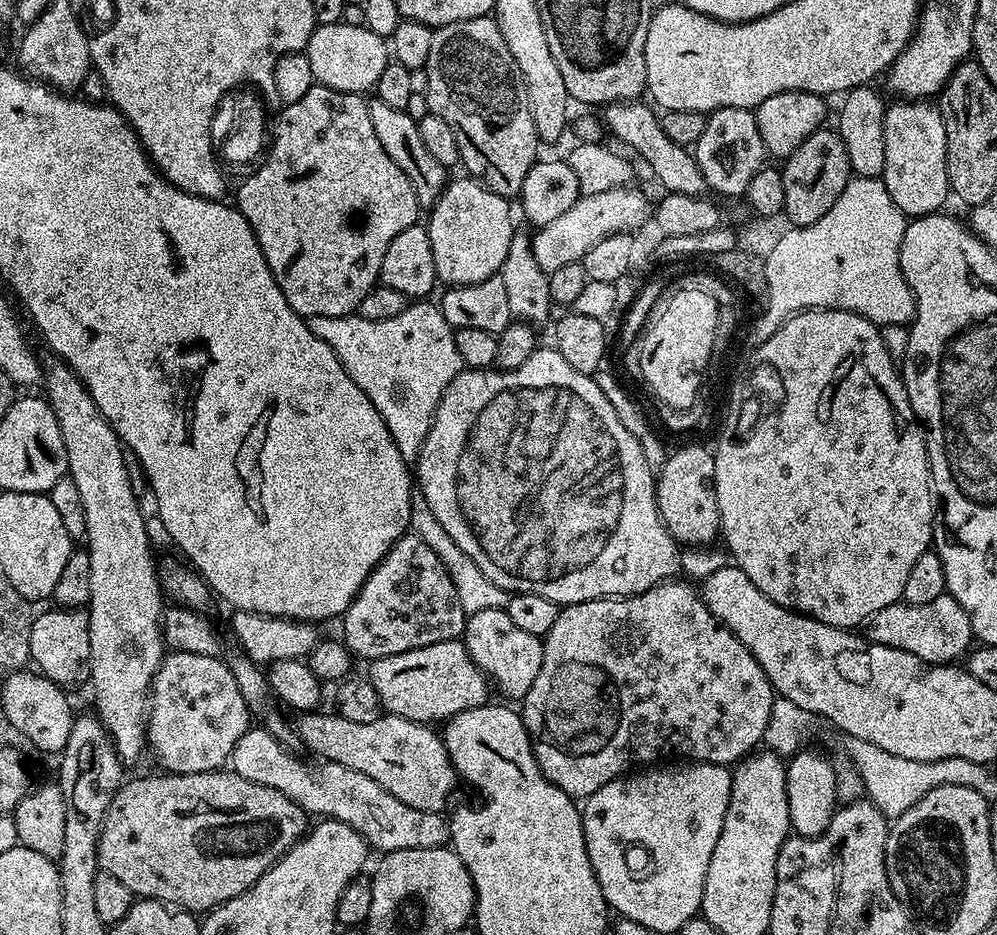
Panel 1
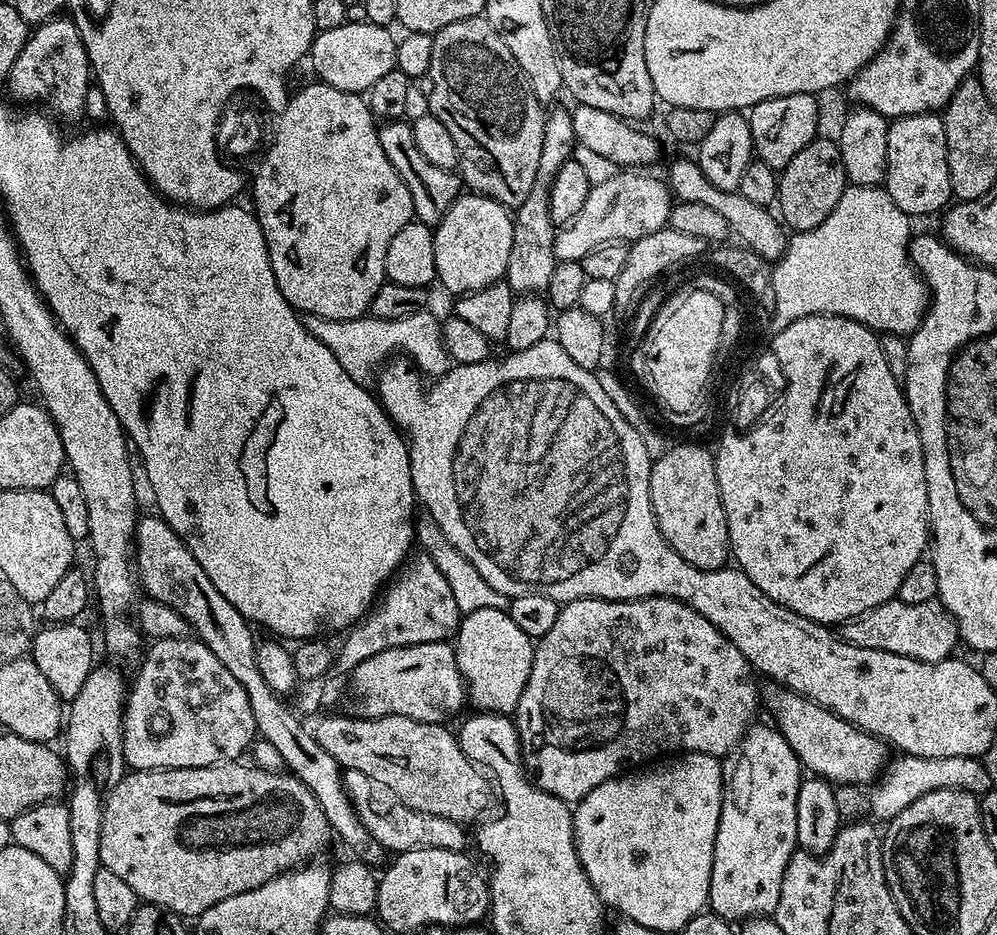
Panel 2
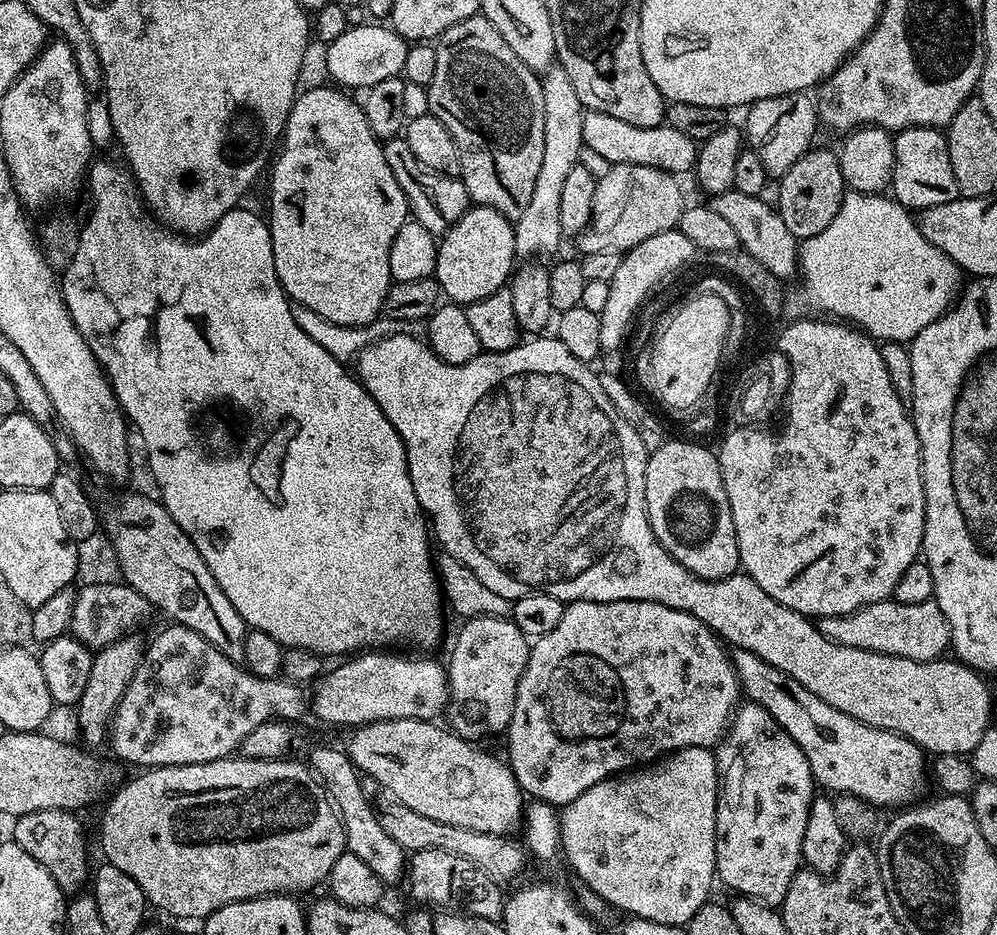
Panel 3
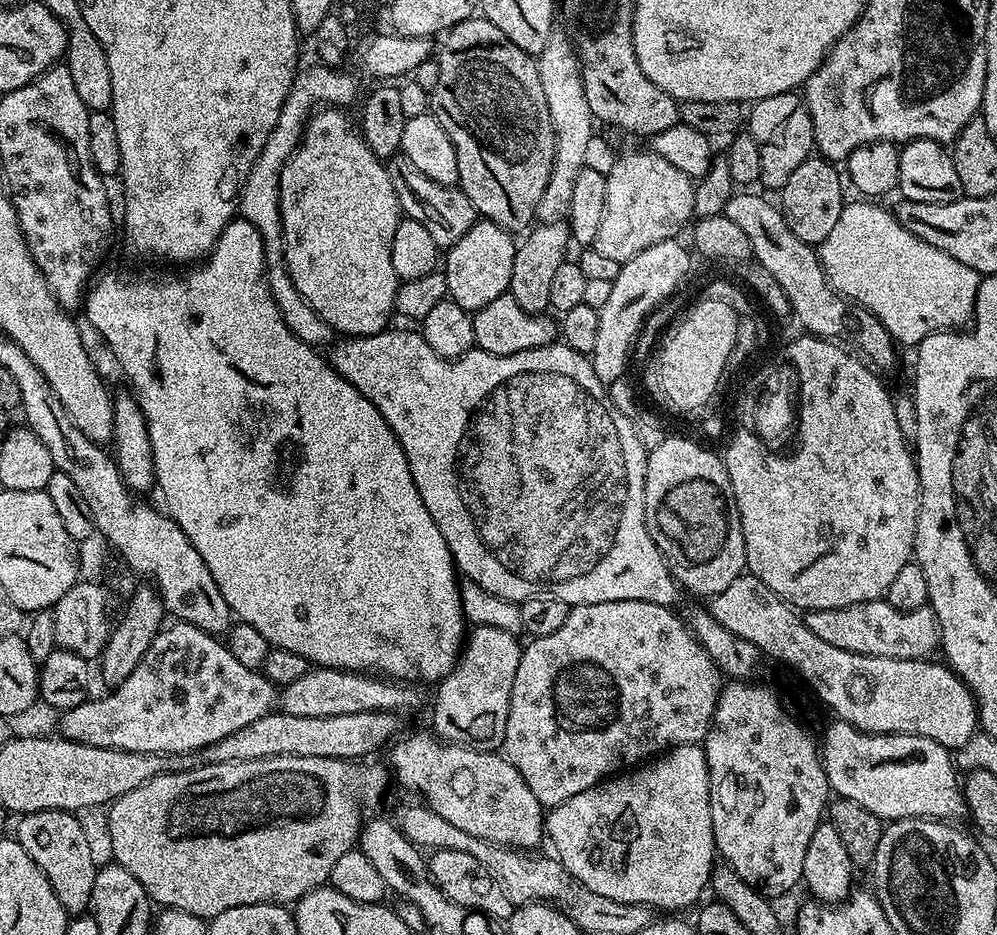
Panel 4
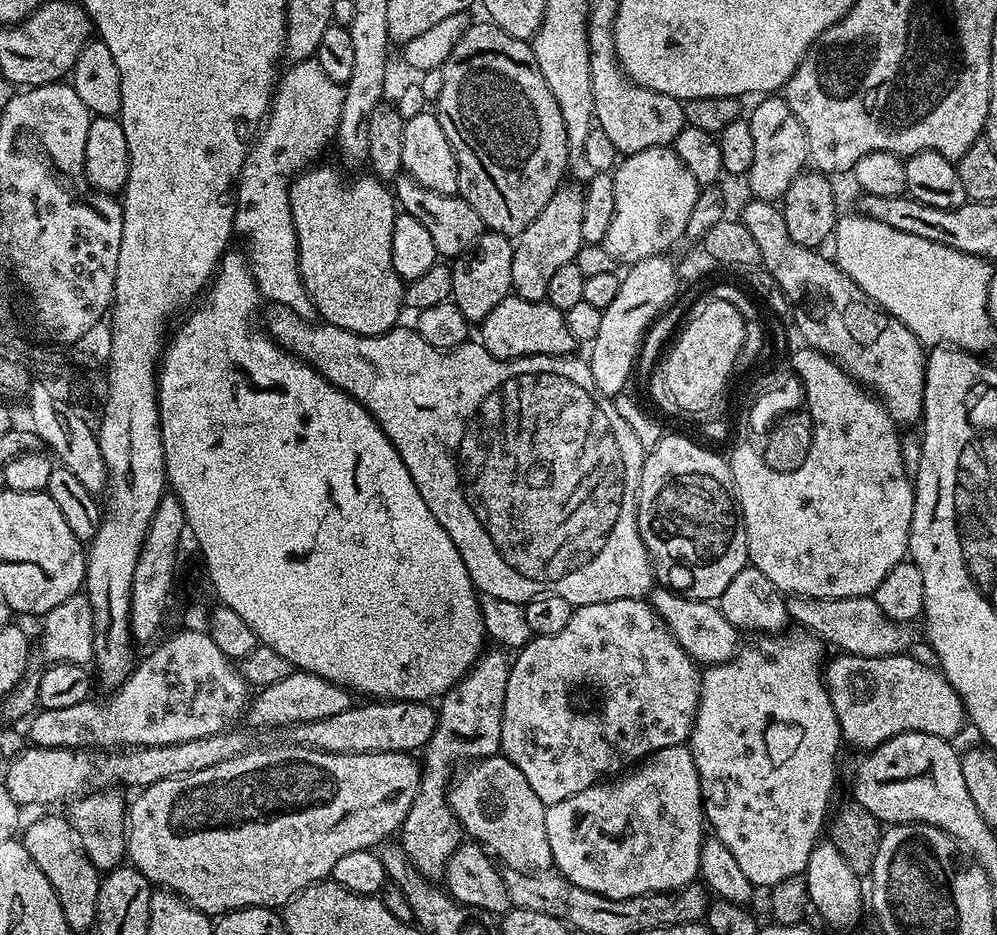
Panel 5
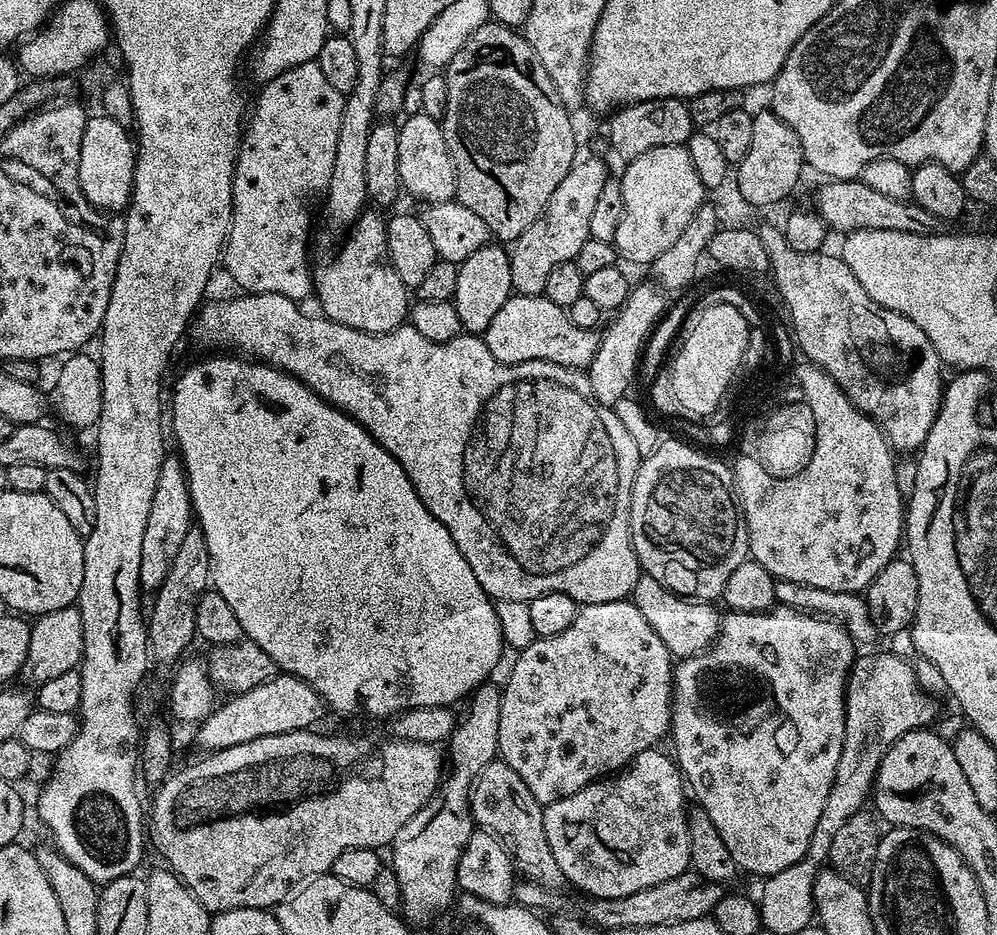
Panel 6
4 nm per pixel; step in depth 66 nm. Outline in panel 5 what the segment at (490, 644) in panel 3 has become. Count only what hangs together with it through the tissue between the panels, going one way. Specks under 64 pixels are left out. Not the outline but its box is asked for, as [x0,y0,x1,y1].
[398,651,510,882]

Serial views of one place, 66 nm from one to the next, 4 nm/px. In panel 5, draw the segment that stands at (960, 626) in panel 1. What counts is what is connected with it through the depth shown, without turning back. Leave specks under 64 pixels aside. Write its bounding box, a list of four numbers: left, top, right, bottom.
[784,596,914,658]

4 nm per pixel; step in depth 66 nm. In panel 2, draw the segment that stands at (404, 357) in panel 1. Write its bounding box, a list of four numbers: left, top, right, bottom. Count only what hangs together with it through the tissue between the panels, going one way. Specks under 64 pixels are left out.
[303,310,450,385]

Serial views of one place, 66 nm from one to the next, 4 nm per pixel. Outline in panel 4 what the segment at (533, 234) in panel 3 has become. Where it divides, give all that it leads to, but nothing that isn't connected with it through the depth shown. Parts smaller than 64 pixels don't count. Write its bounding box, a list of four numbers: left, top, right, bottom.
[536,35,596,223]

